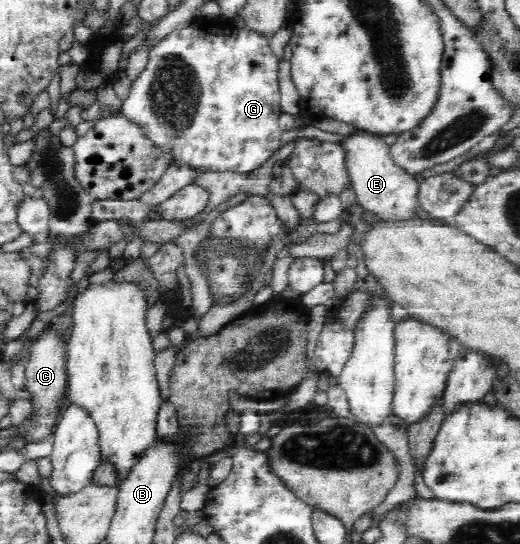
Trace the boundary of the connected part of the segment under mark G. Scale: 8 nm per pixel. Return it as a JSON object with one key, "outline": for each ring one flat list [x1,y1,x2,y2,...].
{"outline":[[201,18,192,21,189,25,173,30,149,51,148,62,145,69,132,81,129,96,121,105,120,112,129,120,139,123,157,146,169,147,174,151,176,161,174,165,189,165,205,172,239,172,248,174,258,169,270,159,281,147,279,139,282,131,279,128,279,117,282,113,280,107,280,85,278,84,278,63,280,62,270,48,270,38,257,33,247,27,241,29,233,23,217,18]]}

